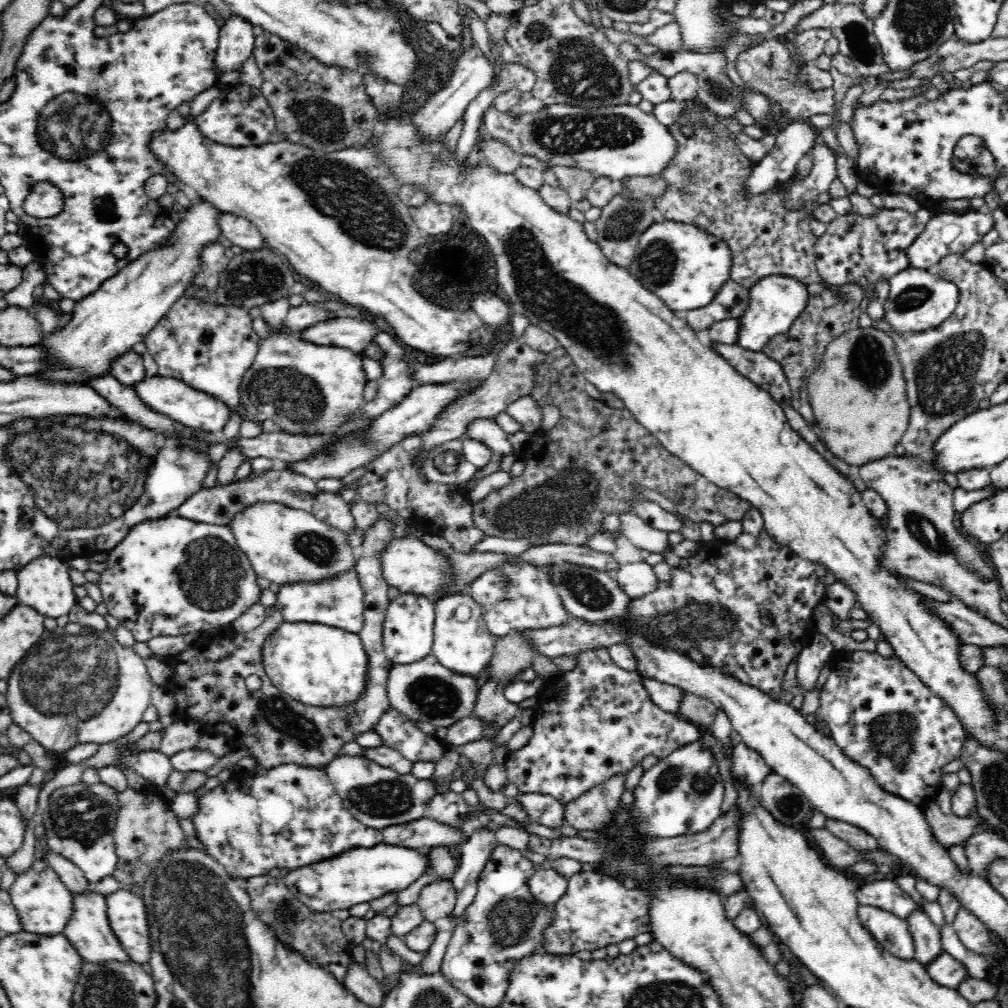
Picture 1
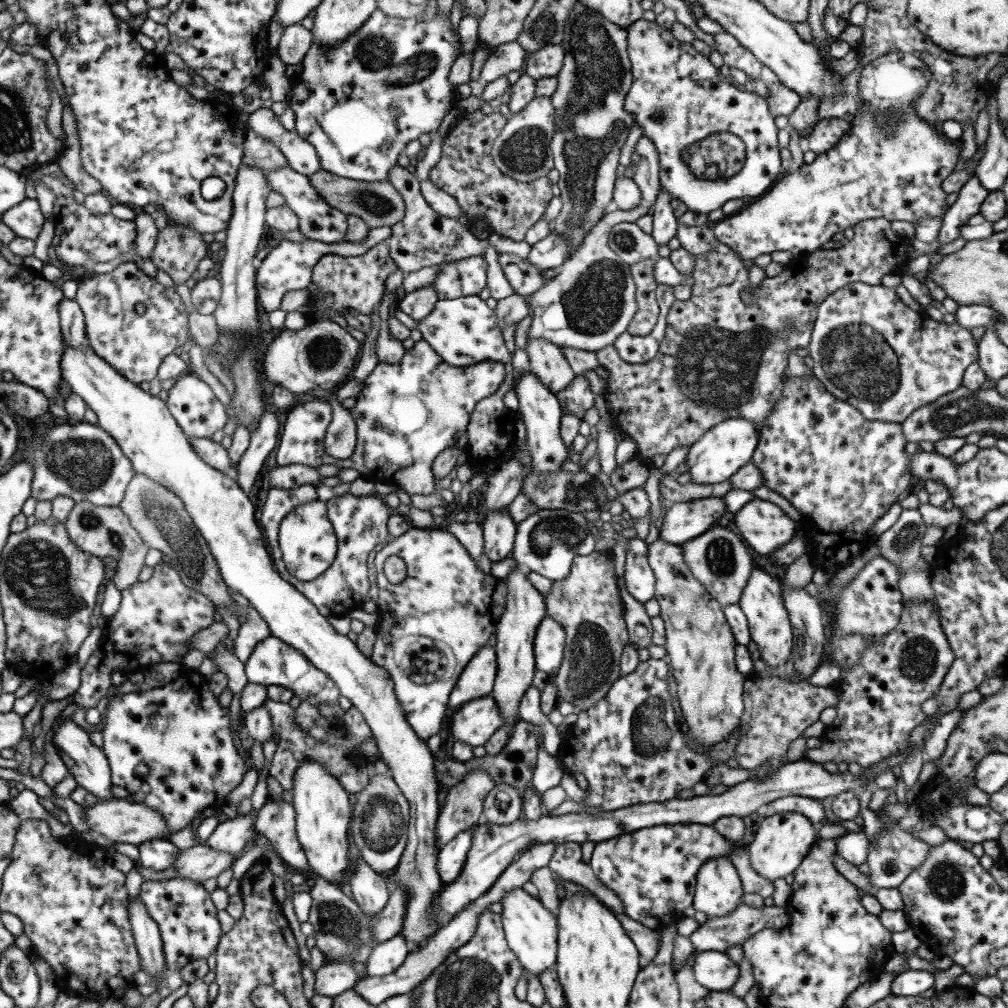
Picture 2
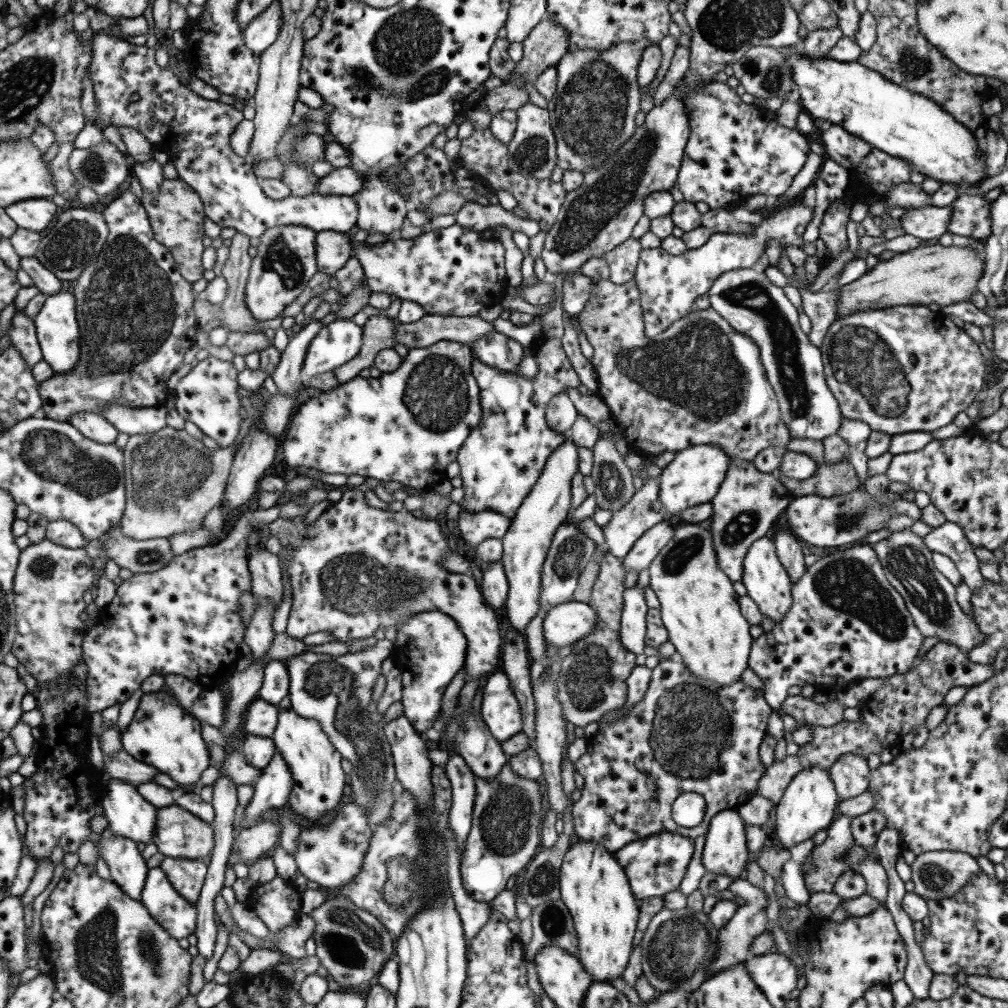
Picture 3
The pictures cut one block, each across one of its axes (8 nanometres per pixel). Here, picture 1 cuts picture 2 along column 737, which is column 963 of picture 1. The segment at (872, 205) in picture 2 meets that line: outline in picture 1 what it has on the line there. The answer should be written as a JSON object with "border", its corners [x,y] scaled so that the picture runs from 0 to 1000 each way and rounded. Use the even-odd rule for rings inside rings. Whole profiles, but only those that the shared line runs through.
{"border":[[[961,206],[954,209],[933,207],[925,212],[919,220],[916,229],[911,232],[909,238],[901,246],[903,265],[914,267],[923,266],[932,262],[935,257],[943,253],[956,253],[968,240],[972,240],[983,227],[986,227],[986,214],[984,210],[972,210],[970,206]]]}

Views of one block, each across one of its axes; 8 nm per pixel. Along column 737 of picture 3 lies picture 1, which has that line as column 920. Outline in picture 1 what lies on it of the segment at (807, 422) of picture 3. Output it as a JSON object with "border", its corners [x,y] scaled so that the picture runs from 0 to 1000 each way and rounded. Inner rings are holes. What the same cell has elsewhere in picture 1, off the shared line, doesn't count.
{"border":[[[902,264],[884,274],[879,281],[882,285],[881,292],[873,299],[876,306],[876,318],[888,331],[917,329],[921,325],[933,323],[946,312],[951,299],[950,283],[939,279],[937,274],[924,272],[921,267]]]}

